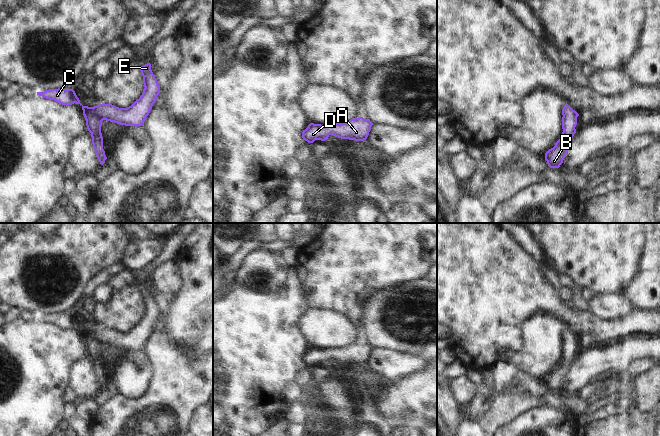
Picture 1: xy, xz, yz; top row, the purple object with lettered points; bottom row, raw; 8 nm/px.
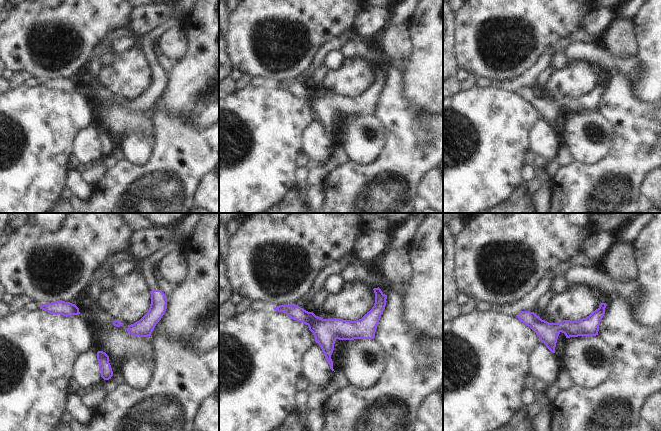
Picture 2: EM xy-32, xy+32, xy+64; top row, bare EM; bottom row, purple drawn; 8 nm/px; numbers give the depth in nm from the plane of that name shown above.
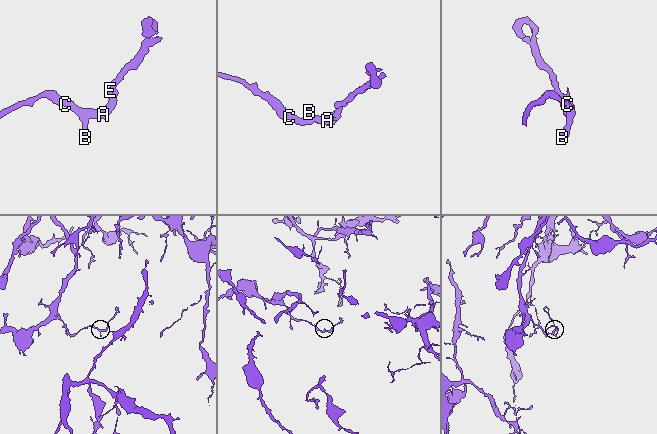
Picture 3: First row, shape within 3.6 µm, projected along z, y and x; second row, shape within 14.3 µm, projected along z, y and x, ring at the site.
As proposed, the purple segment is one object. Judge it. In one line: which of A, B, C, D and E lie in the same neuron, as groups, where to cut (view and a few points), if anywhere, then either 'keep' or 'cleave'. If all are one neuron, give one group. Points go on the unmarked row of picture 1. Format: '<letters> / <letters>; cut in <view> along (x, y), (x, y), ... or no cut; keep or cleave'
A B C D E; no cut; keep

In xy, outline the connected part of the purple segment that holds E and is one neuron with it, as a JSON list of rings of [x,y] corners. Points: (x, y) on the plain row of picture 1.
[[[147,287],[141,290],[140,295],[145,312],[140,322],[127,332],[119,332],[112,328],[83,330],[73,313],[49,313],[37,316],[37,319],[66,330],[74,327],[82,330],[86,350],[91,357],[93,372],[100,388],[103,389],[107,381],[103,373],[102,345],[106,344],[125,350],[142,350],[160,317],[160,310],[151,294],[151,288]]]

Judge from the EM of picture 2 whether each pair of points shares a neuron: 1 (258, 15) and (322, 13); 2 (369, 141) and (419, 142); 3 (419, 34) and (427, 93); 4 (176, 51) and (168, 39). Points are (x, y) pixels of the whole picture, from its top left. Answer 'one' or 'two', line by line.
1: one
2: two
3: one
4: one

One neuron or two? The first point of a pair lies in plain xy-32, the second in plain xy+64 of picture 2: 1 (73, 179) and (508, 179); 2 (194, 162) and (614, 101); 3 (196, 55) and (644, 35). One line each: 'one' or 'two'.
1: two
2: one
3: one

